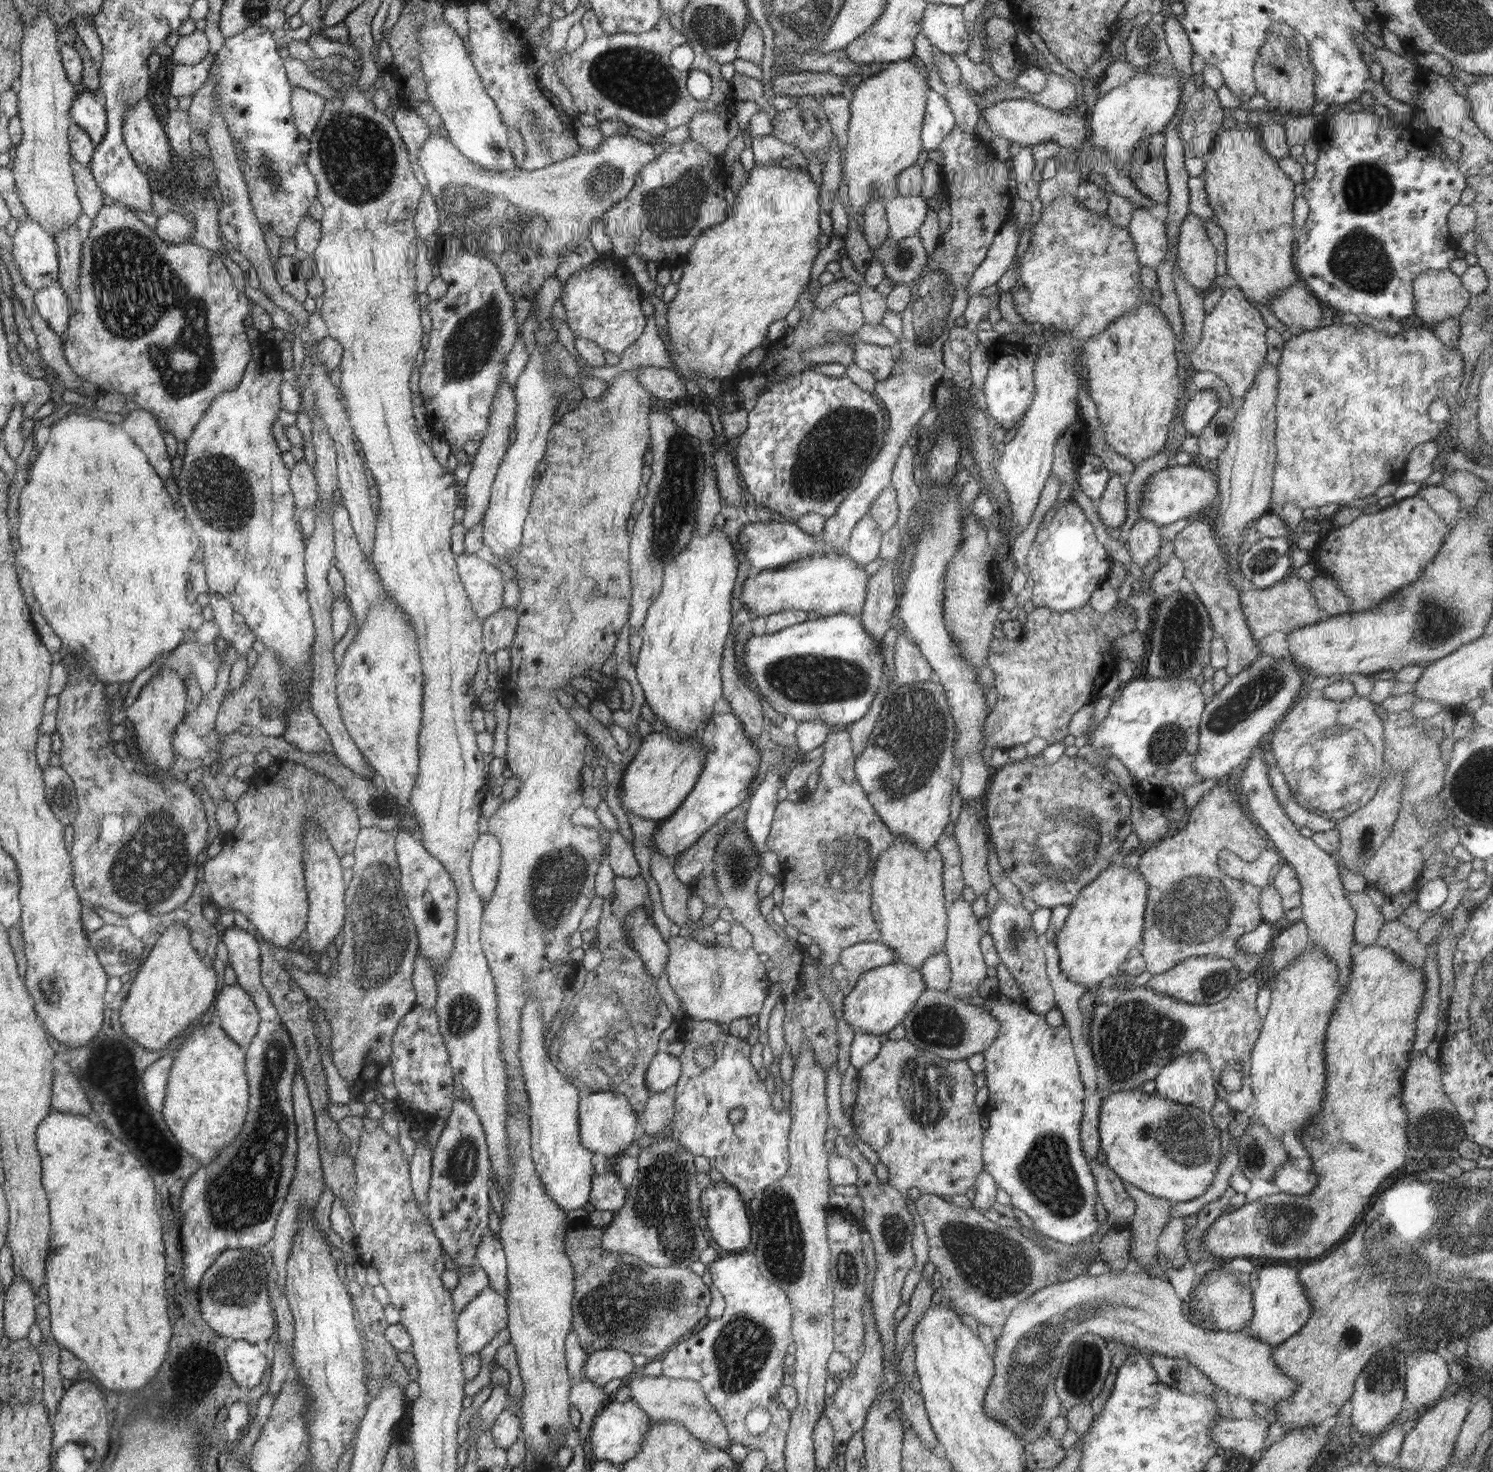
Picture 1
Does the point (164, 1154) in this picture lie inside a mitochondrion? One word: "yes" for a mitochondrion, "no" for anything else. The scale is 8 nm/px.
no

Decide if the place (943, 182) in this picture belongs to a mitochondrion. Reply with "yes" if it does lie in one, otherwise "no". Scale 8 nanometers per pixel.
no

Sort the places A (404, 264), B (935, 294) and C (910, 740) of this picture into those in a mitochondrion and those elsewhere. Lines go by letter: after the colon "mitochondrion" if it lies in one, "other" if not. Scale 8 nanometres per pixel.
A: other
B: mitochondrion
C: mitochondrion

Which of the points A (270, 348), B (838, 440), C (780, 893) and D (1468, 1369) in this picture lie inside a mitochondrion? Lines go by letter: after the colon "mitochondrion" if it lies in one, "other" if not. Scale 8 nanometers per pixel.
A: other
B: mitochondrion
C: other
D: other

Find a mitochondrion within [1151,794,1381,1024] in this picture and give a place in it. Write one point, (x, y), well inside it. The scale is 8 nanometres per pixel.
(1216, 982)

